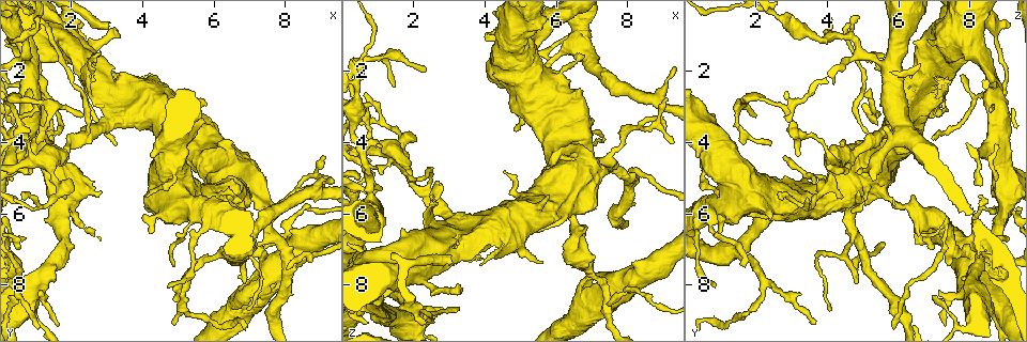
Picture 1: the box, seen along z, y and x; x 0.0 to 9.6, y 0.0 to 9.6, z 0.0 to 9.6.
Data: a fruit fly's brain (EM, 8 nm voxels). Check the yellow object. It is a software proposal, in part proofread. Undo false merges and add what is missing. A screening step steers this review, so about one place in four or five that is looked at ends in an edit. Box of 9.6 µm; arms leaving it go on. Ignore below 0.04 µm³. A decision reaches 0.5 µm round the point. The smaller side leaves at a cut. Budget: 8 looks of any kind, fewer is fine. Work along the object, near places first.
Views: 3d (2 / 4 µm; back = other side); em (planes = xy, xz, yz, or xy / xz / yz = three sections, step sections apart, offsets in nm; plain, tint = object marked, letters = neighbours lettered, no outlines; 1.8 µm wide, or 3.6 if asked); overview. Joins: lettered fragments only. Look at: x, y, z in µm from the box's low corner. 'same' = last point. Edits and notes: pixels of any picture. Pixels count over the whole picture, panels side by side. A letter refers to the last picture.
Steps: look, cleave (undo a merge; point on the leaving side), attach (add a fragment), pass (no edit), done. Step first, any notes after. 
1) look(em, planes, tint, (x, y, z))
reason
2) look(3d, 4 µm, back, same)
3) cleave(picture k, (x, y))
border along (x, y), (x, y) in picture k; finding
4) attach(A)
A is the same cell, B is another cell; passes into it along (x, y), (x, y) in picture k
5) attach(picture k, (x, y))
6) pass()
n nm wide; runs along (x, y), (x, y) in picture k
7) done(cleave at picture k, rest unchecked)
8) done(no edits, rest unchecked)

look(3d, 4 µm, back, (0.65, 5.55, 2.65))
thin end

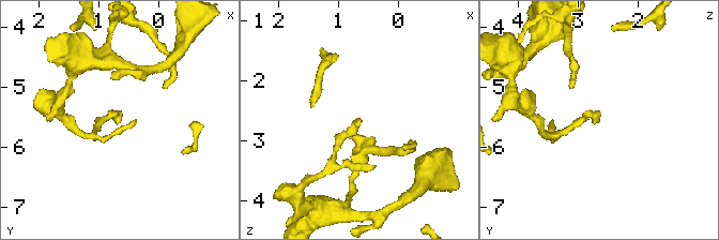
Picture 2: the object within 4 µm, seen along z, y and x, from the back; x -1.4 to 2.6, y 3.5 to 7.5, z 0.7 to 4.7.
look(em, planes, letters, (0.60, 5.50, 2.65))
now the EM

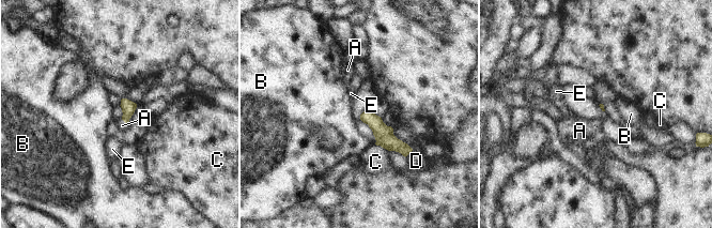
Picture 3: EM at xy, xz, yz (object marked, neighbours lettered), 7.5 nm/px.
attach(A)
D touches over 240 nm; A is the same cell, B, C, D and E are other cells; the neuron continues

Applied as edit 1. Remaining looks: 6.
look(3d, 4 µm, (4.95, 5.80, 1.25))
thick turns thin

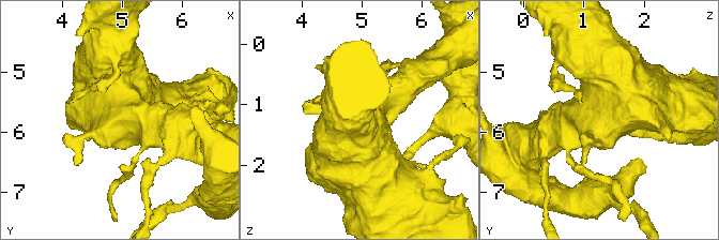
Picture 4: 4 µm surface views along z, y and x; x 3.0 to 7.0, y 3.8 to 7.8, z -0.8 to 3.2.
look(em, 3.6 µm, planes, letters, (5.05, 5.80, 1.30))

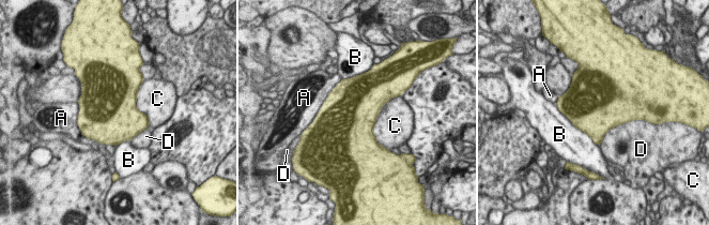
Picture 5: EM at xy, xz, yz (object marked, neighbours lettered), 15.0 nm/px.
pass()
A, B, C and D are other cells; border along (391, 96), (373, 128), (378, 143) in picture 5; continuous, no second neuron

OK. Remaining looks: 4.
look(3d, 2 µm, (0.95, 2.70, 8.65))
three-way junction

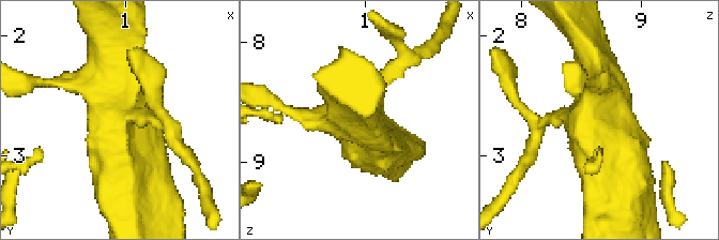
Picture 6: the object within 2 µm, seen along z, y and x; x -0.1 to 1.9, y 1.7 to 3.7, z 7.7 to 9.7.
look(em, yz, step 16, tint, (0.92, 2.66, 8.64))

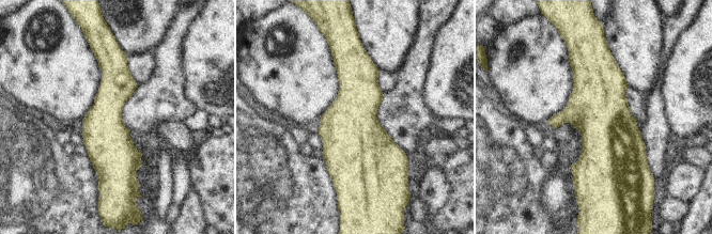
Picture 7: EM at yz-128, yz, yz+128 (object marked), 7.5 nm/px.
look(em, planes, letters, same)

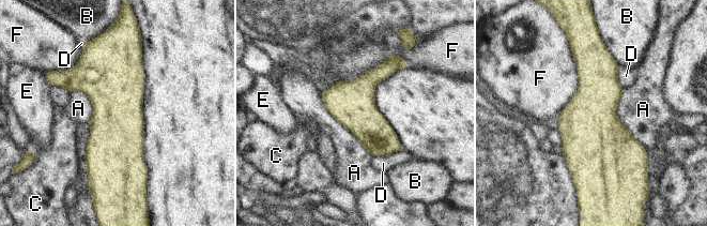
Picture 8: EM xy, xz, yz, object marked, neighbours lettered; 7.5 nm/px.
pass()
340 nm wide; A, B, C, D, E and F are other cells; border along (321, 92), (323, 106), (372, 155) in picture 8; one neuron here

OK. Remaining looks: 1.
done(attach at picture 3, rest unchecked)

